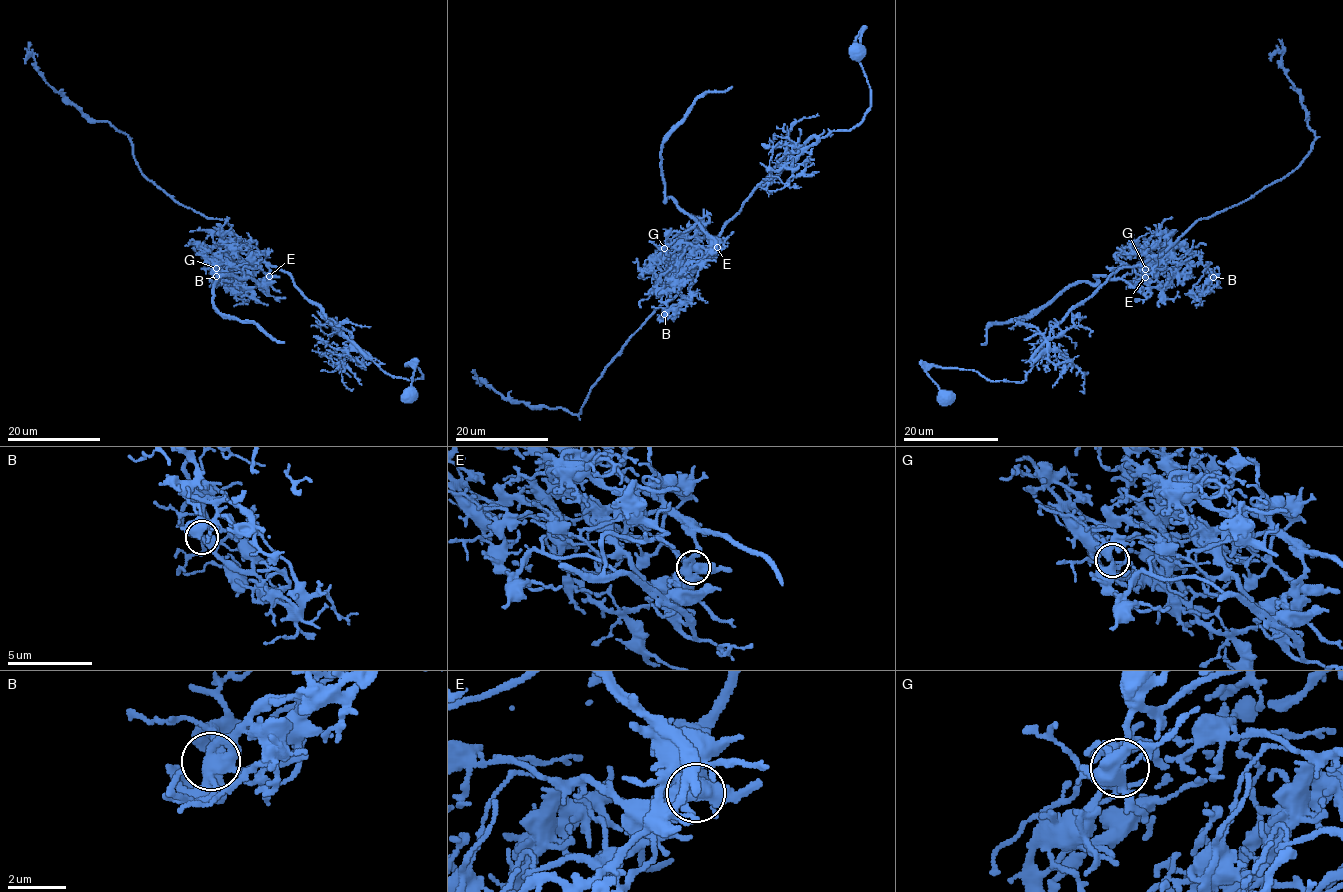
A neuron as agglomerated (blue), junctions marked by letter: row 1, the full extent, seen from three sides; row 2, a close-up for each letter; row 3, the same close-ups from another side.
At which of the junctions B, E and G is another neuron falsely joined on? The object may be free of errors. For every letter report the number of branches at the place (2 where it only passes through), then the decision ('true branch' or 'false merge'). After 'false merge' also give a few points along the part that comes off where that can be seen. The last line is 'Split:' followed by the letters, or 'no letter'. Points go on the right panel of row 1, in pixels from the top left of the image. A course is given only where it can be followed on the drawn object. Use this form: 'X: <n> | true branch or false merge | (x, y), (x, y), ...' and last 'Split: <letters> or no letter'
B: 6 | true branch
E: 4 | false merge | (1145, 277), (1149, 259), (1197, 220), (1251, 198), (1308, 153), (1315, 138), (1300, 91), (1282, 52), (1270, 61)
G: 7 | true branch
Split: E

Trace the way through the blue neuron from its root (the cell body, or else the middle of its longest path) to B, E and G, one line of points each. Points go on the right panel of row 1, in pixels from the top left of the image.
B: (945, 399), (926, 372), (932, 366), (1025, 380), (1049, 333), (1122, 267), (1185, 246), (1213, 277)
E: (945, 399), (926, 372), (932, 366), (1020, 383), (1046, 348), (1049, 333), (1112, 273), (1133, 266), (1145, 277)
G: (945, 399), (926, 372), (932, 366), (1020, 383), (1075, 307), (1120, 269), (1146, 260), (1145, 269)

